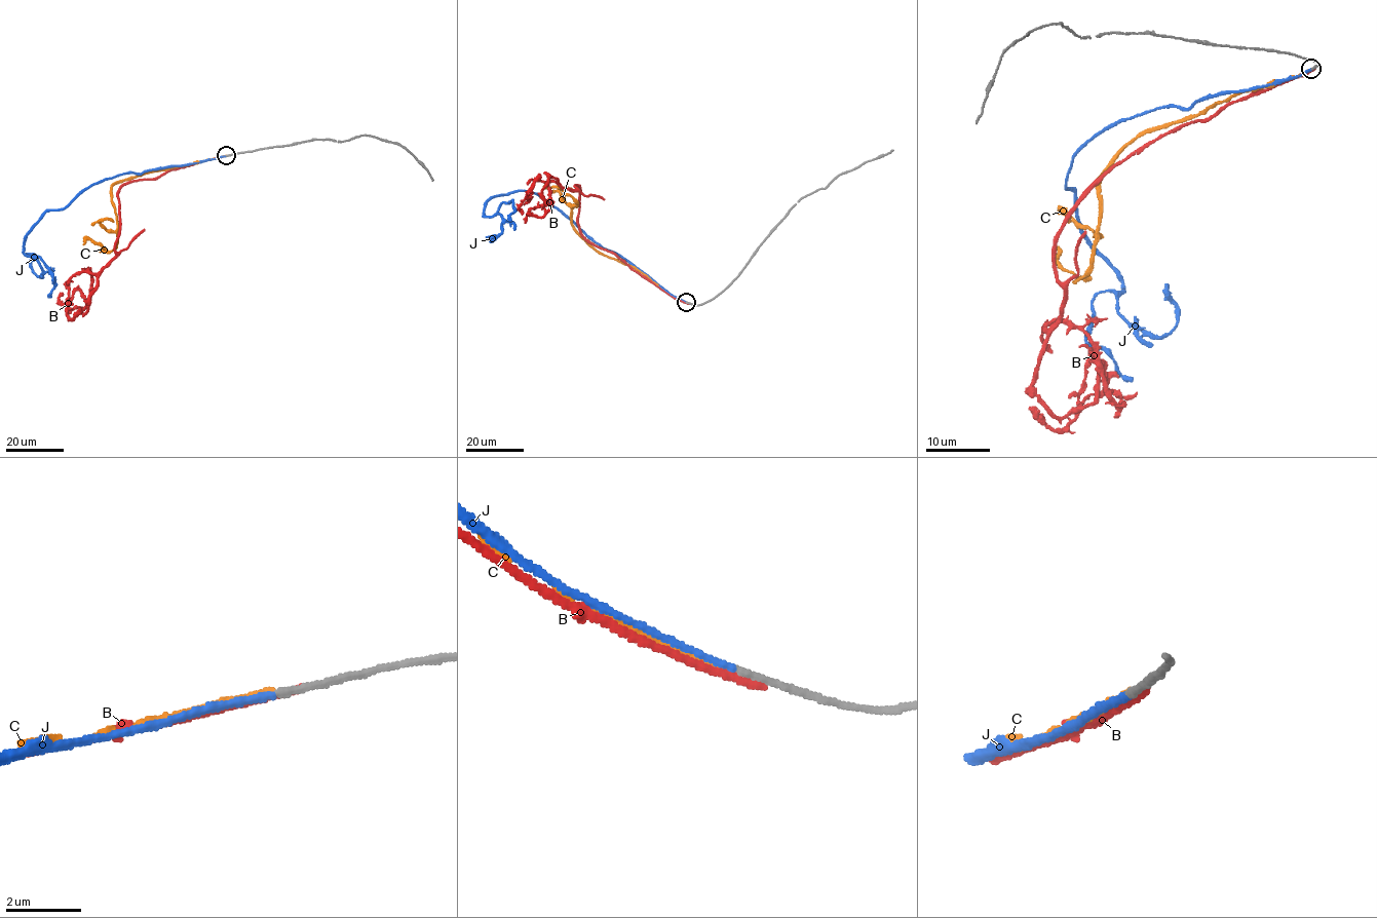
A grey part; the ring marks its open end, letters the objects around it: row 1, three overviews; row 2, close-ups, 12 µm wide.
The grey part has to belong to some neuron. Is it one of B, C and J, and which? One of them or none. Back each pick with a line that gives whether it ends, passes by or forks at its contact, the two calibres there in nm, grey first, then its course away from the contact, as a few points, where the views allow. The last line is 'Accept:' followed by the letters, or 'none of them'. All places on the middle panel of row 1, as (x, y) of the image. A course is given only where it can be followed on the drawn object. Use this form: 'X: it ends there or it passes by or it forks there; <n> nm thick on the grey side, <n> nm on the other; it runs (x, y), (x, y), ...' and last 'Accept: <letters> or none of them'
J: it ends there; 180 nm thick on the grey side, 160 nm on the other; it runs (686, 302), (600, 245), (538, 194), (492, 196), (484, 216), (499, 214), (501, 232), (493, 240), (486, 236)
Accept: J

